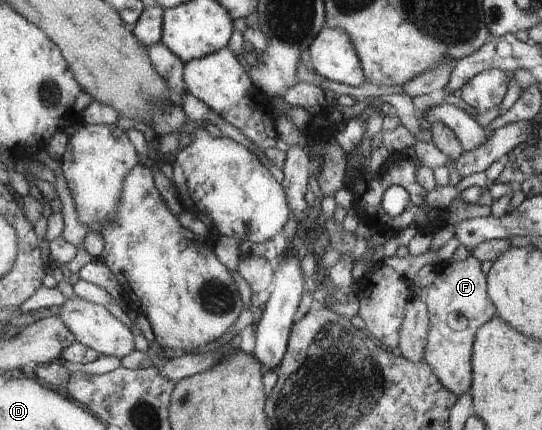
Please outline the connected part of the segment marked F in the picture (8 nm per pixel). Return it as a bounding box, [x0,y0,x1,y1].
[424,255,497,397]

